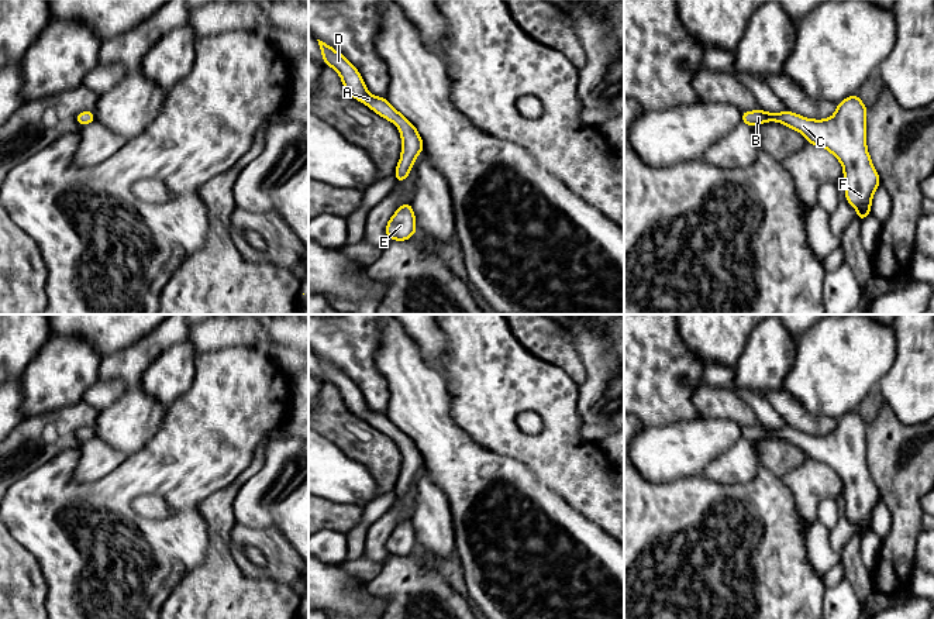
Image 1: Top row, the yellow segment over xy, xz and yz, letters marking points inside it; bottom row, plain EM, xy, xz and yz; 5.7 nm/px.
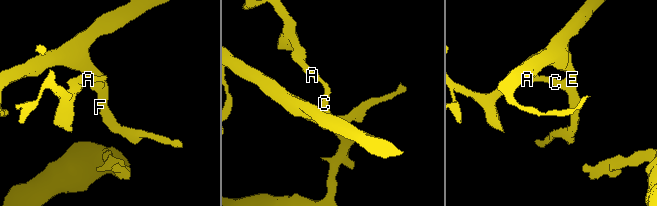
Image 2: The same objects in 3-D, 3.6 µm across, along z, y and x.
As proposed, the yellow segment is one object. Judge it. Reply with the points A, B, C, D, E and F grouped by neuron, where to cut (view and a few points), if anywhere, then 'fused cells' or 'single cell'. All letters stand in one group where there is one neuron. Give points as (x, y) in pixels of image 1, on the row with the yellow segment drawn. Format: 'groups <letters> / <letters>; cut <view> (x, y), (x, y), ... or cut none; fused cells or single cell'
groups A B C D E F; cut none; single cell

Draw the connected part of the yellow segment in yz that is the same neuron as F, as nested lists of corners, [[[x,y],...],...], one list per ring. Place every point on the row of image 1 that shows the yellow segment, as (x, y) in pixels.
[[[854,94],[841,100],[834,116],[826,120],[806,118],[787,110],[754,110],[742,111],[741,123],[755,127],[778,121],[803,134],[809,144],[828,149],[842,164],[847,202],[858,210],[857,219],[862,221],[871,213],[873,193],[880,185],[866,149],[866,111],[859,96]]]

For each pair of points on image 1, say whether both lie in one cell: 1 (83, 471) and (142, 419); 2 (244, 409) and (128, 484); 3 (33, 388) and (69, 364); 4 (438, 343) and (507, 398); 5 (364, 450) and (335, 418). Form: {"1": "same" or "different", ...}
{"1": "same", "2": "same", "3": "same", "4": "different", "5": "same"}

